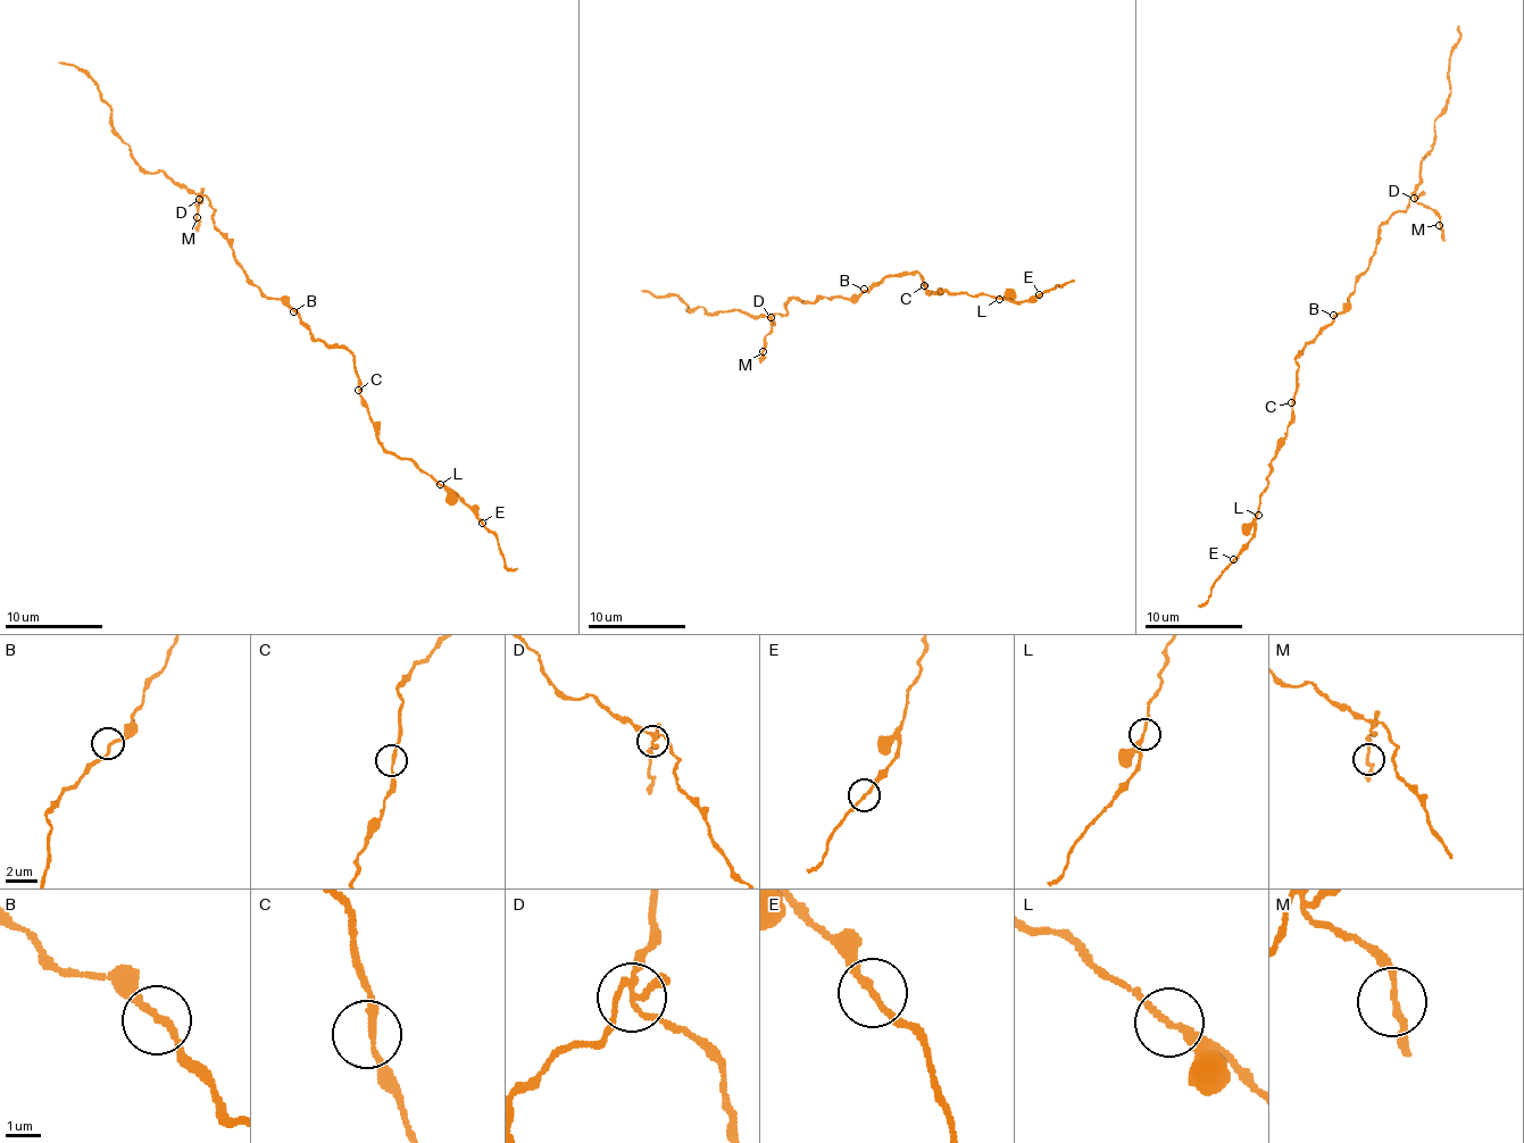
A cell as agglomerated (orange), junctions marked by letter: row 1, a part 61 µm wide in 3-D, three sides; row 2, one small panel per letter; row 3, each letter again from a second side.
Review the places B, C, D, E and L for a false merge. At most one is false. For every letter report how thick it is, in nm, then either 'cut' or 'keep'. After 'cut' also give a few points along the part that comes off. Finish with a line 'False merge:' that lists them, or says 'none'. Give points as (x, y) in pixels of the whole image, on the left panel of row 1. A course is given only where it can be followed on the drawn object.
B: 180 nm thick; keep
C: 190 nm thick; keep
D: 170 nm thick; cut; foreign part runs (199, 199), (196, 231)
E: 180 nm thick; keep
L: 200 nm thick; keep
False merge: D

